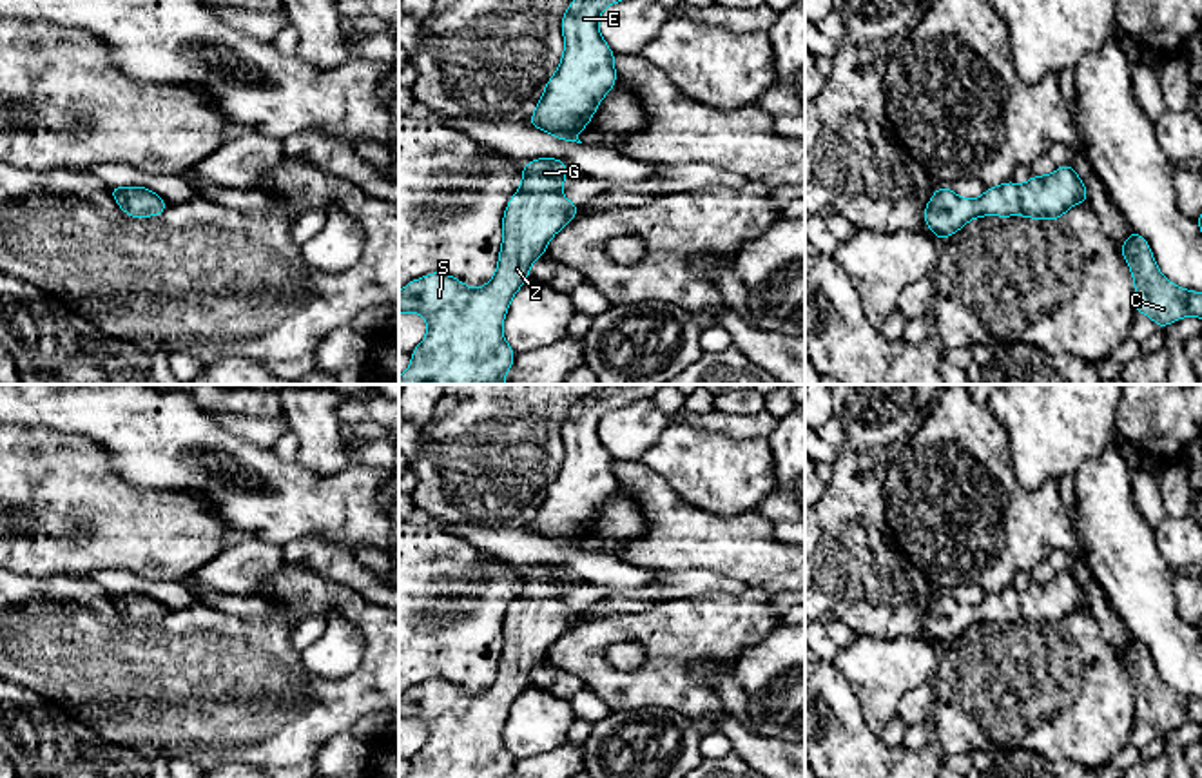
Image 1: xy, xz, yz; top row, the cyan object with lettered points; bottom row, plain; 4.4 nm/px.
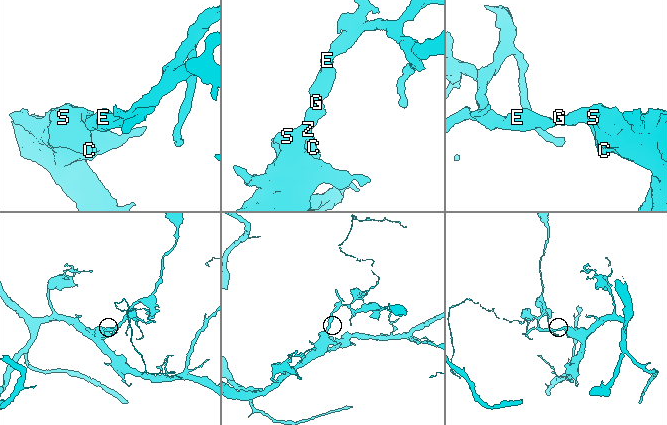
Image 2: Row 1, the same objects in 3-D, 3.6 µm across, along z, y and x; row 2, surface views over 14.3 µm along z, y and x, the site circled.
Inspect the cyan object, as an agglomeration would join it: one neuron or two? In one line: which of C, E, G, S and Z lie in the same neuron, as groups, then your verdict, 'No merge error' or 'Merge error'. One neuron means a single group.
Groups: C E G S Z. No merge error

